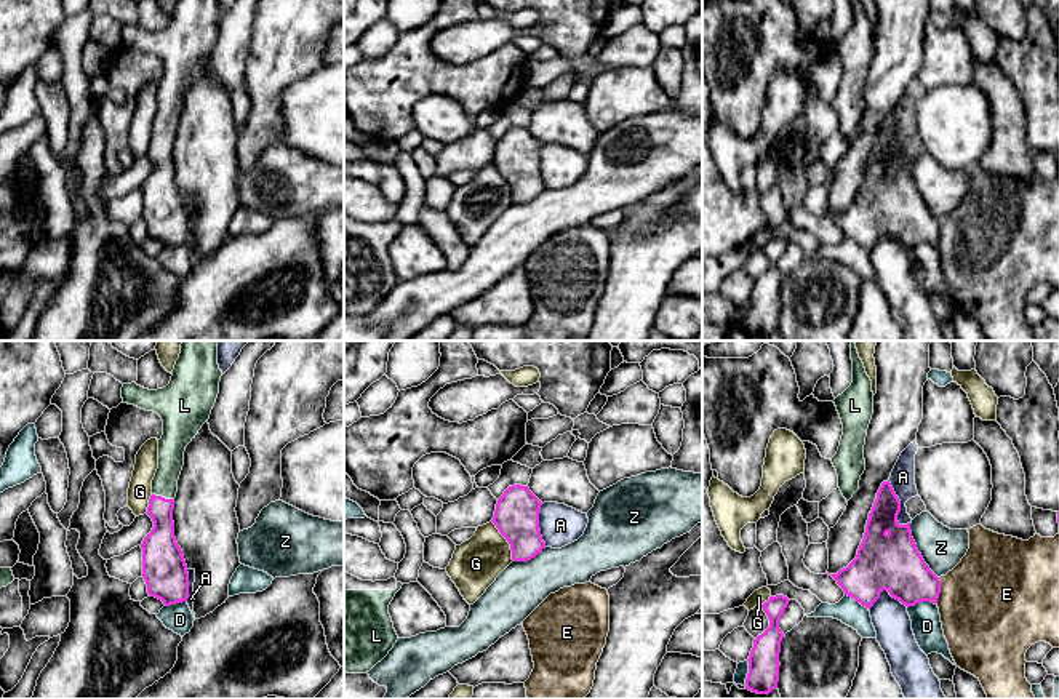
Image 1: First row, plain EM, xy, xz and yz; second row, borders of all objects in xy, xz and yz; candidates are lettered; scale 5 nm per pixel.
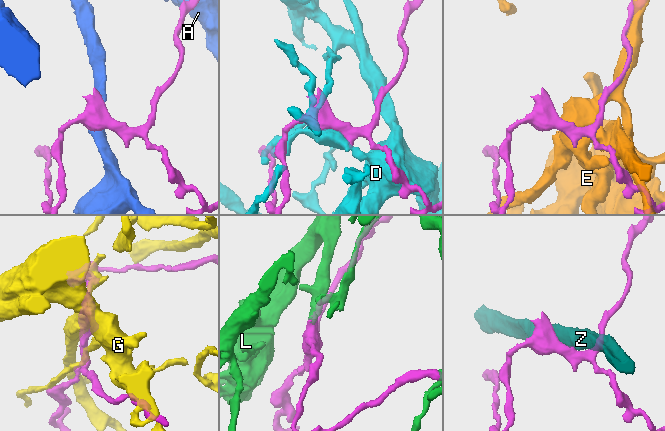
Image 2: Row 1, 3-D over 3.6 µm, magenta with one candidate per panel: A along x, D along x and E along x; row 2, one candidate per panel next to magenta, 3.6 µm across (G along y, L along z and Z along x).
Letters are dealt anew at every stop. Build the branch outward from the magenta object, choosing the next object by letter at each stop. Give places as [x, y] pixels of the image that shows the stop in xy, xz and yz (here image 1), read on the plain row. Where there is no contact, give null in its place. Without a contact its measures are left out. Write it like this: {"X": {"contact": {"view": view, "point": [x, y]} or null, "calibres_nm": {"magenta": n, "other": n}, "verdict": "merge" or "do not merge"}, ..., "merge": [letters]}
{"A": {"contact": {"view": "yz", "point": [899, 146]}, "calibres_nm": {"magenta": 220, "other": 130}, "verdict": "do not merge"}, "D": {"contact": {"view": "yz", "point": [920, 243]}, "calibres_nm": {"magenta": 300, "other": 150}, "verdict": "do not merge"}, "E": {"contact": {"view": "yz", "point": [939, 232]}, "calibres_nm": {"magenta": 260, "other": 500}, "verdict": "do not merge"}, "G": {"contact": {"view": "xz", "point": [507, 183]}, "calibres_nm": {"magenta": 220, "other": 240}, "verdict": "do not merge"}, "L": {"contact": {"view": "xy", "point": [163, 139]}, "calibres_nm": {"magenta": 180, "other": 130}, "verdict": "merge"}, "Z": {"contact": {"view": "yz", "point": [917, 192]}, "calibres_nm": {"magenta": 300, "other": 220}, "verdict": "do not merge"}, "merge": ["L"]}

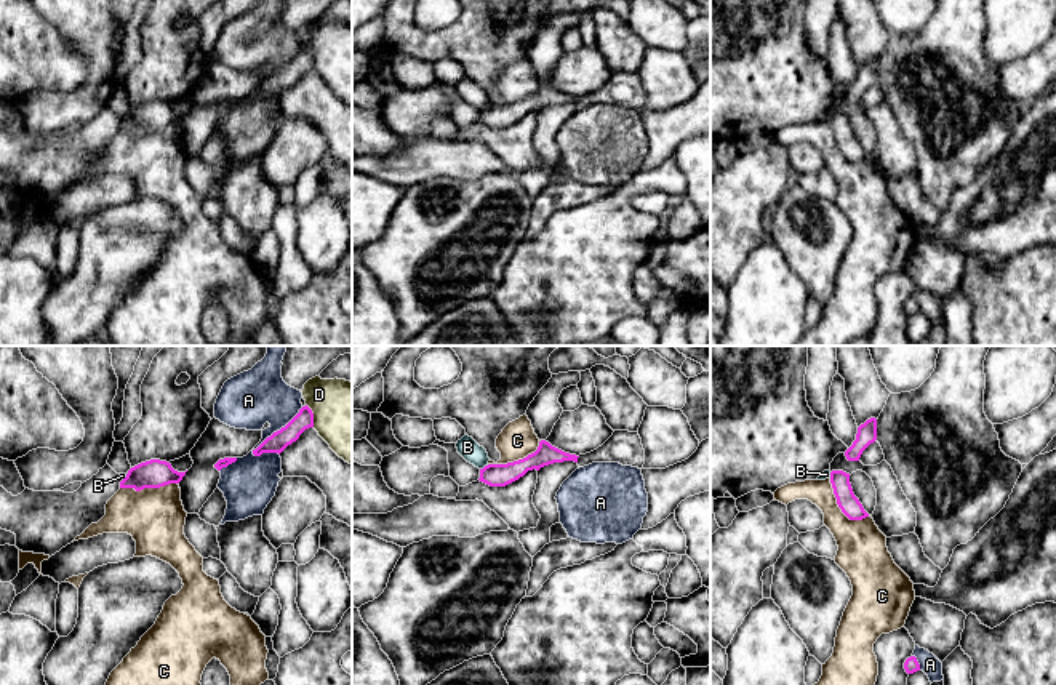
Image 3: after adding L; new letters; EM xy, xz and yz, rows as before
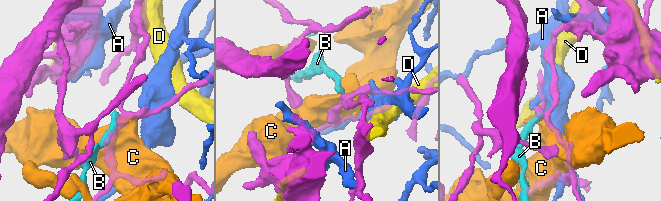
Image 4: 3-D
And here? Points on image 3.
{"A": {"contact": {"view": "xy", "point": [277, 72]}, "calibres_nm": {"magenta": 100, "other": 280}, "verdict": "do not merge"}, "B": {"contact": {"view": "xz", "point": [485, 108]}, "calibres_nm": {"magenta": 110, "other": 100}, "verdict": "do not merge"}, "C": {"contact": {"view": "yz", "point": [840, 149]}, "calibres_nm": {"magenta": 100, "other": 240}, "verdict": "do not merge"}, "D": {"contact": {"view": "xy", "point": [312, 56]}, "calibres_nm": {"magenta": 100, "other": 360}, "verdict": "do not merge"}, "merge": []}

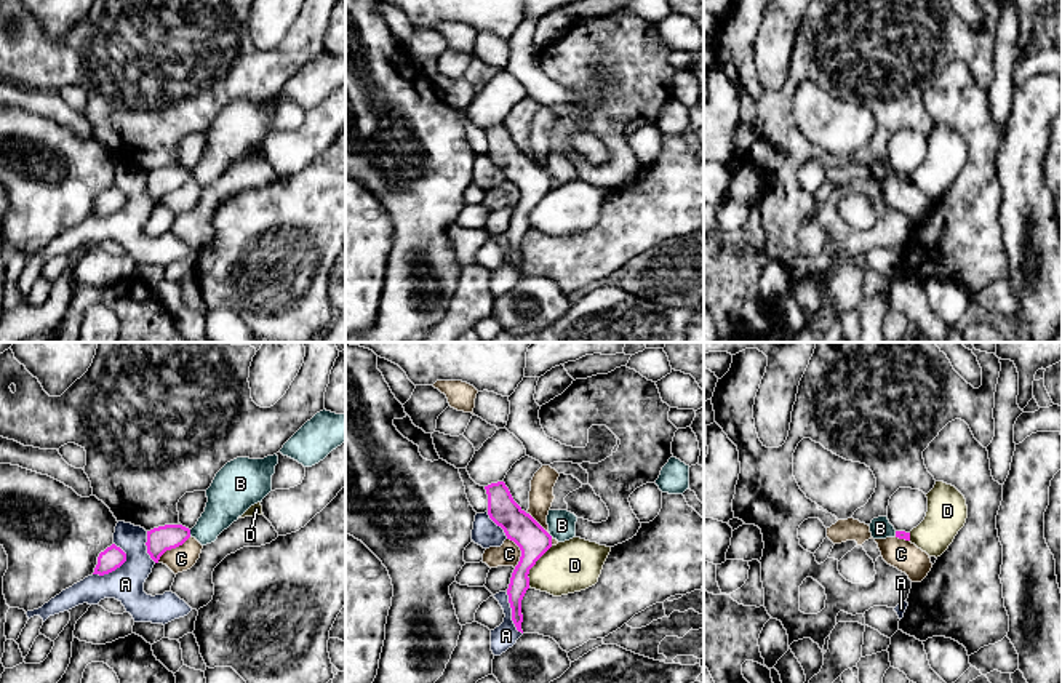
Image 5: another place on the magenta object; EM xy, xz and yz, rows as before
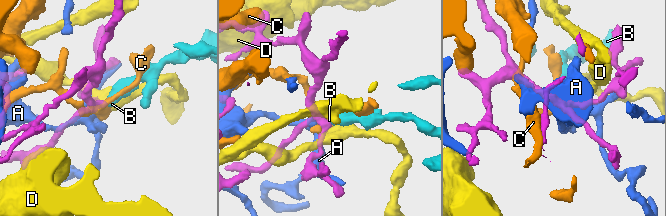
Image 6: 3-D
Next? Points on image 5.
{"A": {"contact": {"view": "xy", "point": [112, 211]}, "calibres_nm": {"magenta": 110, "other": 180}, "verdict": "do not merge"}, "B": {"contact": {"view": "xy", "point": [189, 175]}, "calibres_nm": {"magenta": 130, "other": 200}, "verdict": "do not merge"}, "C": {"contact": {"view": "xy", "point": [173, 189]}, "calibres_nm": {"magenta": 130, "other": 130}, "verdict": "do not merge"}, "D": {"contact": {"view": "xz", "point": [533, 207]}, "calibres_nm": {"magenta": 160, "other": 260}, "verdict": "do not merge"}, "merge": []}

